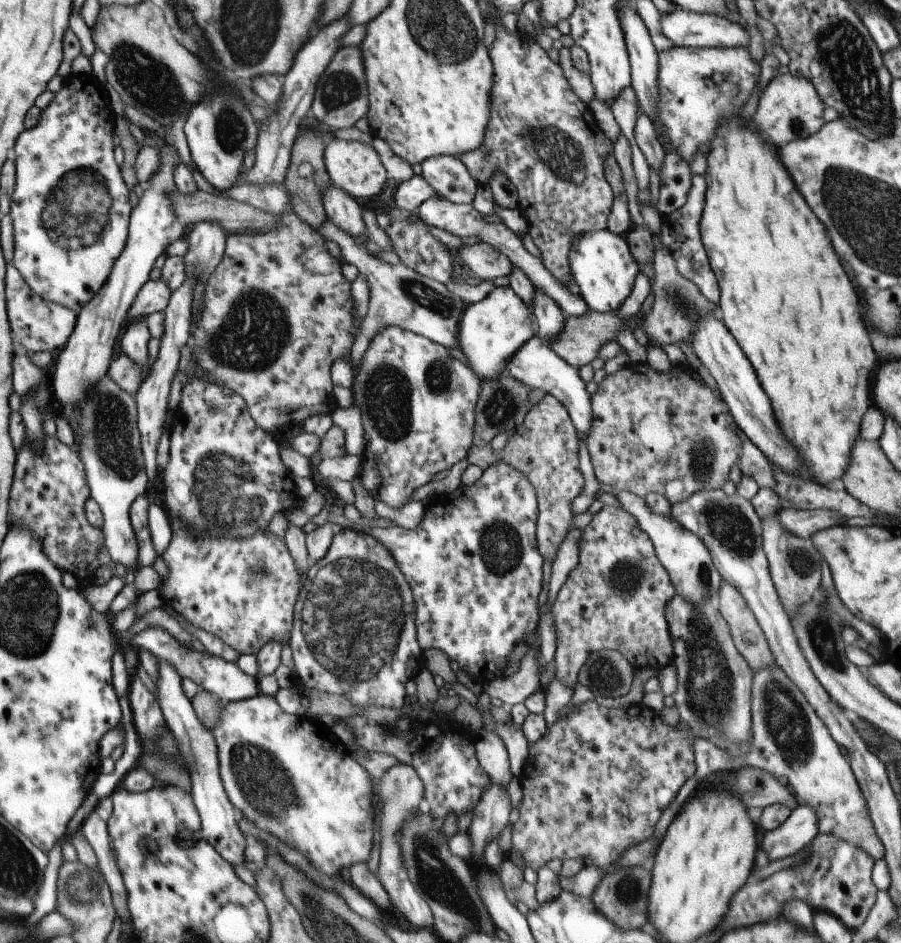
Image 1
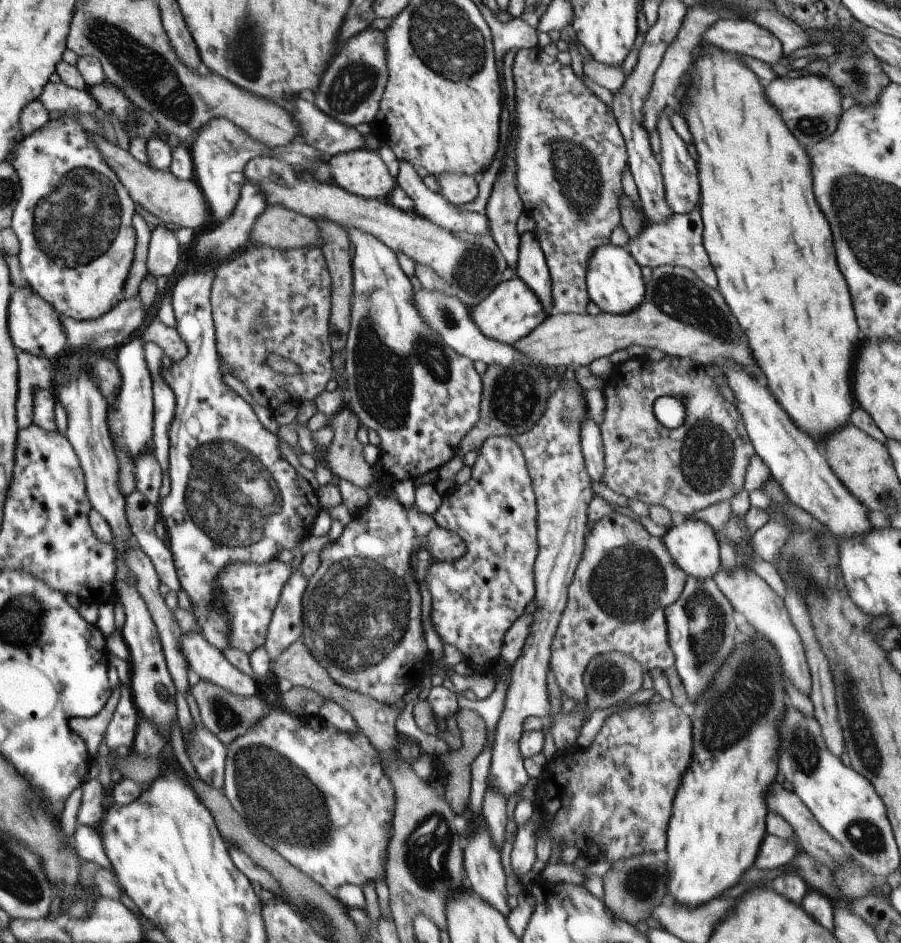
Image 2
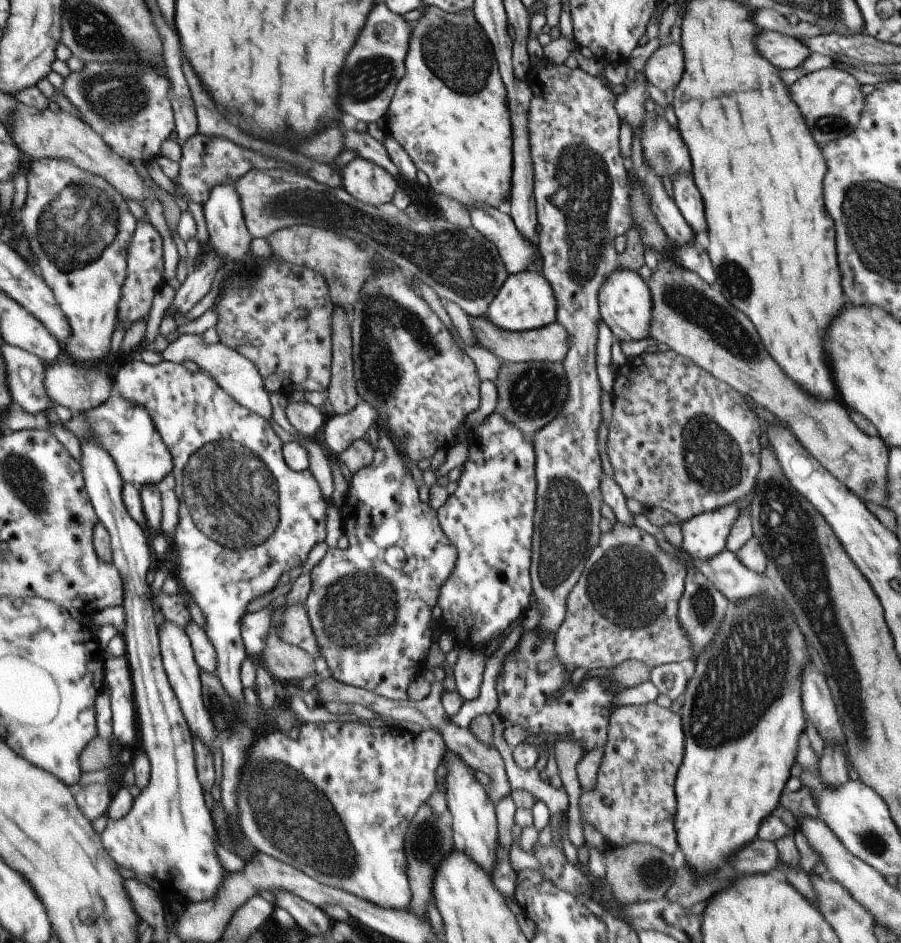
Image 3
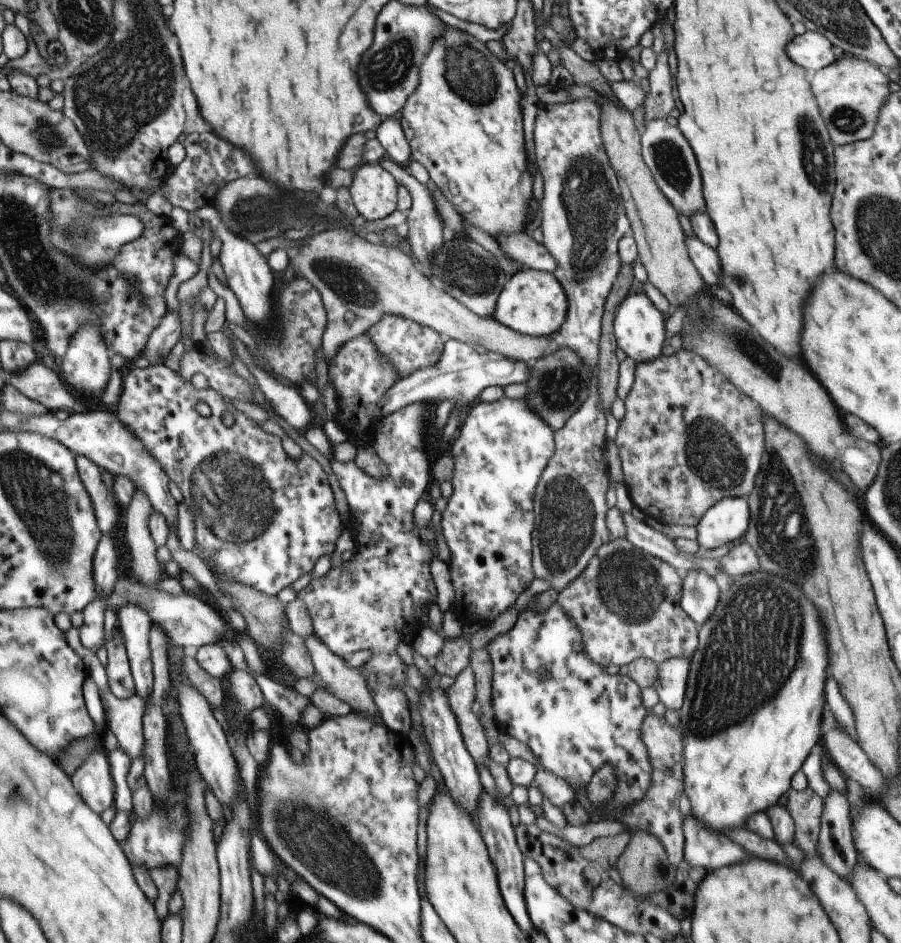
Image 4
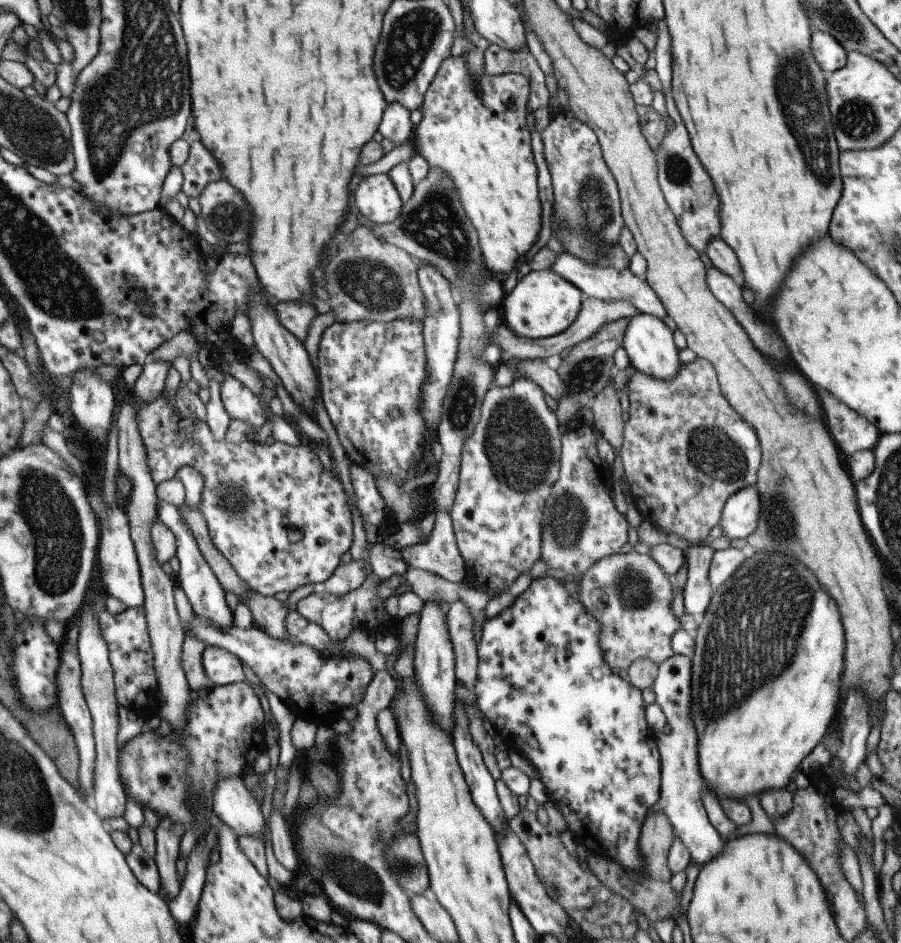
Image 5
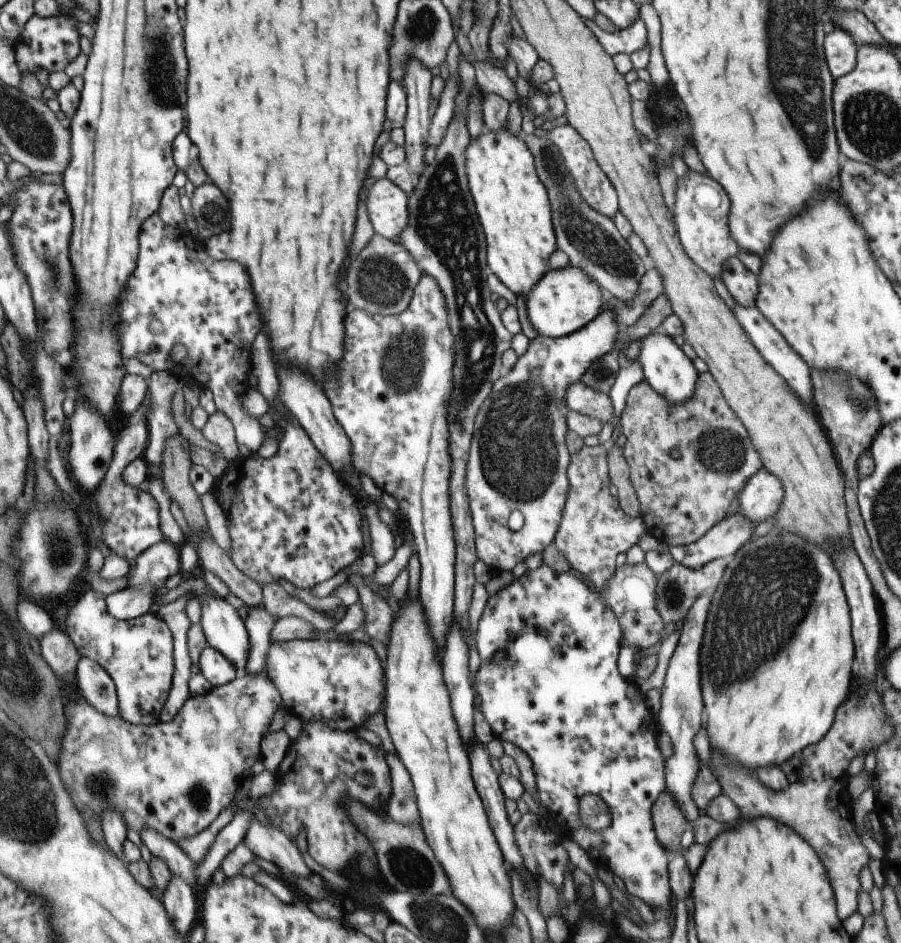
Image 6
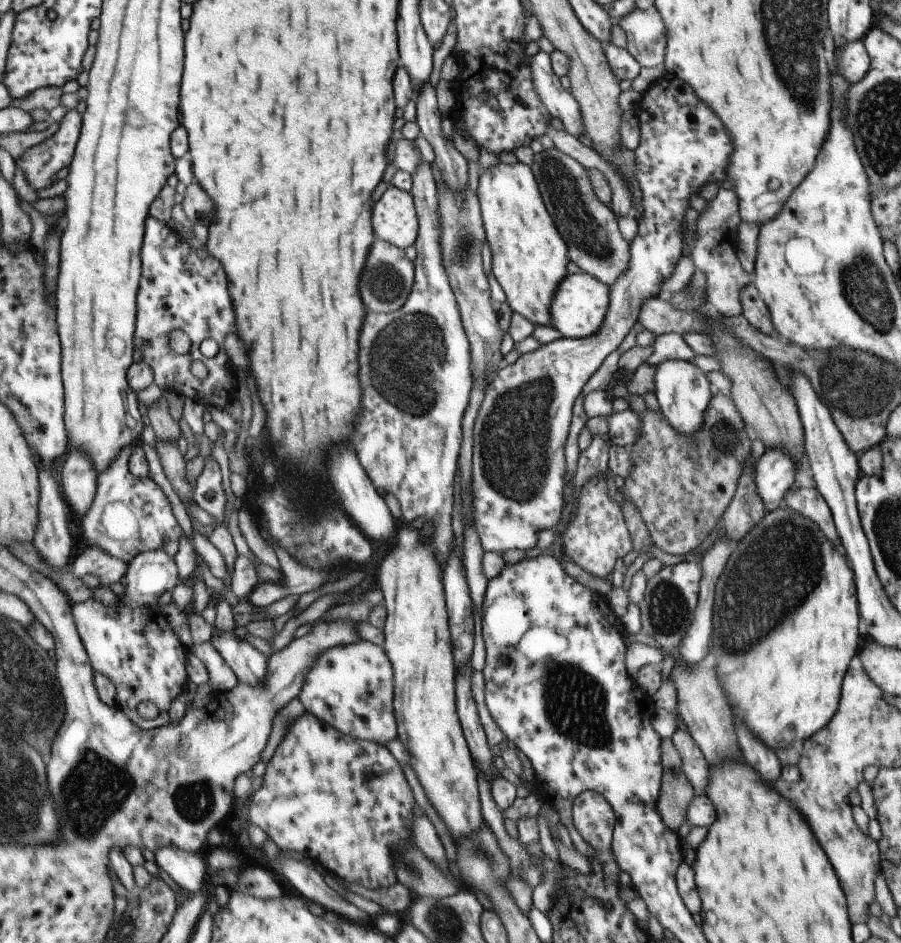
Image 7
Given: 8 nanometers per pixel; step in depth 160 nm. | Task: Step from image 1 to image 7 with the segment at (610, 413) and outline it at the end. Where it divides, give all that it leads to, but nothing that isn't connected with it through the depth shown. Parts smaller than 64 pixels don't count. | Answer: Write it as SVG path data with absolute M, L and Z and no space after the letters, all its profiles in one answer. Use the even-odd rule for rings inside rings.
M712 392L702 425L693 436L676 433L659 411L646 408L639 414L640 430L636 442L630 446L630 459L634 465L629 468L629 476L620 483L619 502L623 498L634 504L653 544L667 554L684 555L697 548L733 498L745 457L749 457L752 445L745 435L743 419L731 400L729 394Z

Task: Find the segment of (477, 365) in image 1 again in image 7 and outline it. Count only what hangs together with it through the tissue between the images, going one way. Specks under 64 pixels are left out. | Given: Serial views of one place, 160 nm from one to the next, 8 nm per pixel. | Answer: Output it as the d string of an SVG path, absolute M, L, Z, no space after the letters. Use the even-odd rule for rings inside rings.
M579 271L565 276L558 284L550 302L551 326L567 339L582 339L594 335L608 309L608 286L594 276Z

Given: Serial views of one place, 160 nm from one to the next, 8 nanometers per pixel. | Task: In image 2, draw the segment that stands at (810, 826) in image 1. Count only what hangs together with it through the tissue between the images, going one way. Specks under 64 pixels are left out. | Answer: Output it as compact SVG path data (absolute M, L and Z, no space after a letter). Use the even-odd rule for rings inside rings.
M765 835L763 840L760 842L757 854L755 855L755 862L753 866L759 868L759 870L772 871L773 869L779 869L788 864L788 862L797 855L799 852L799 844L794 838L793 841L786 841L777 838L773 835Z

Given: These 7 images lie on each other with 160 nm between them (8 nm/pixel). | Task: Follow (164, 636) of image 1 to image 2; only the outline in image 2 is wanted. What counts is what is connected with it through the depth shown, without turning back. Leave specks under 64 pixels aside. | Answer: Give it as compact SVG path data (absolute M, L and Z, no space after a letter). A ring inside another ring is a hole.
M187 631L180 637L180 649L185 657L188 672L190 672L193 680L201 679L210 683L215 683L222 689L229 691L235 696L250 697L255 695L257 688L253 683L253 678L239 672L229 661L217 650L212 644L209 644L200 631Z

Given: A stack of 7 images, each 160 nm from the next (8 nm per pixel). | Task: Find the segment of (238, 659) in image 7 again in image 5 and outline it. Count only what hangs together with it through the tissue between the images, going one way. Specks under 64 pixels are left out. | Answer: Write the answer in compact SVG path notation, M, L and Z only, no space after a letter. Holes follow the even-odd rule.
M158 501L156 516L157 520L170 528L176 542L176 553L179 570L175 576L175 585L183 590L194 614L202 621L208 621L216 629L224 629L233 624L232 610L228 607L224 597L224 590L213 572L203 560L193 535L189 532L186 522L182 519L175 505Z

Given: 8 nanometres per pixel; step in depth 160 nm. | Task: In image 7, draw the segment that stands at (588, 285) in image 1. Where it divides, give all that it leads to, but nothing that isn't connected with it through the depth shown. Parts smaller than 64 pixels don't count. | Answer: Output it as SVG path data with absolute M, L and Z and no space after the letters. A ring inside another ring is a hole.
M665 361L654 366L654 395L663 419L676 433L693 436L702 425L707 403L712 397L707 377L694 363Z

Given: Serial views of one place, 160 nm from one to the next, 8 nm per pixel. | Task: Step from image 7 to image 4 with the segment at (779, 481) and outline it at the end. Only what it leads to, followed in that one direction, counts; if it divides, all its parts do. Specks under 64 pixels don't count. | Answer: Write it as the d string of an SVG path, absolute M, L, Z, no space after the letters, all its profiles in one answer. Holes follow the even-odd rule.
M727 497L718 500L705 514L699 519L696 524L699 549L706 548L707 550L717 548L722 544L733 544L743 536L749 524L750 514L747 501L744 497Z

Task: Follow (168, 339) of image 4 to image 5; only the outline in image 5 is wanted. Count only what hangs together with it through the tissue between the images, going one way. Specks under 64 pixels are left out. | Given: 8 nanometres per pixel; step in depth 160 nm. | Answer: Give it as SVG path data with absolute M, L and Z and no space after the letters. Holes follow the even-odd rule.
M164 362L144 363L142 372L135 379L133 396L141 403L149 403L160 396L169 365Z

